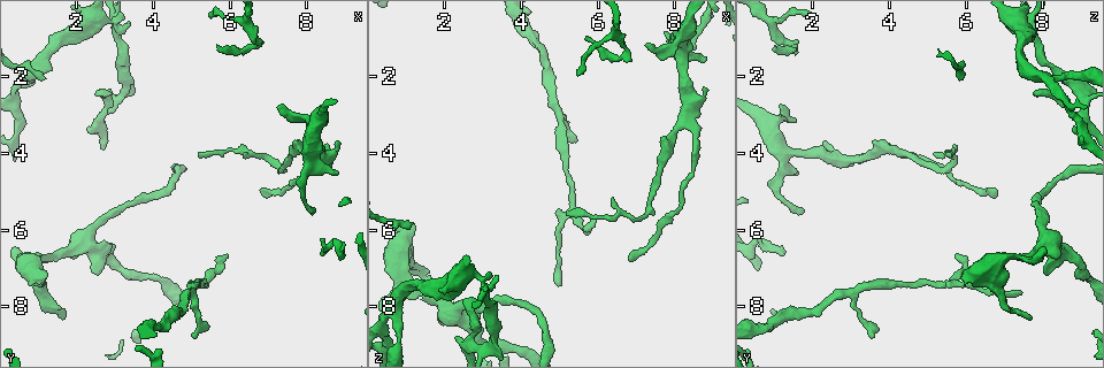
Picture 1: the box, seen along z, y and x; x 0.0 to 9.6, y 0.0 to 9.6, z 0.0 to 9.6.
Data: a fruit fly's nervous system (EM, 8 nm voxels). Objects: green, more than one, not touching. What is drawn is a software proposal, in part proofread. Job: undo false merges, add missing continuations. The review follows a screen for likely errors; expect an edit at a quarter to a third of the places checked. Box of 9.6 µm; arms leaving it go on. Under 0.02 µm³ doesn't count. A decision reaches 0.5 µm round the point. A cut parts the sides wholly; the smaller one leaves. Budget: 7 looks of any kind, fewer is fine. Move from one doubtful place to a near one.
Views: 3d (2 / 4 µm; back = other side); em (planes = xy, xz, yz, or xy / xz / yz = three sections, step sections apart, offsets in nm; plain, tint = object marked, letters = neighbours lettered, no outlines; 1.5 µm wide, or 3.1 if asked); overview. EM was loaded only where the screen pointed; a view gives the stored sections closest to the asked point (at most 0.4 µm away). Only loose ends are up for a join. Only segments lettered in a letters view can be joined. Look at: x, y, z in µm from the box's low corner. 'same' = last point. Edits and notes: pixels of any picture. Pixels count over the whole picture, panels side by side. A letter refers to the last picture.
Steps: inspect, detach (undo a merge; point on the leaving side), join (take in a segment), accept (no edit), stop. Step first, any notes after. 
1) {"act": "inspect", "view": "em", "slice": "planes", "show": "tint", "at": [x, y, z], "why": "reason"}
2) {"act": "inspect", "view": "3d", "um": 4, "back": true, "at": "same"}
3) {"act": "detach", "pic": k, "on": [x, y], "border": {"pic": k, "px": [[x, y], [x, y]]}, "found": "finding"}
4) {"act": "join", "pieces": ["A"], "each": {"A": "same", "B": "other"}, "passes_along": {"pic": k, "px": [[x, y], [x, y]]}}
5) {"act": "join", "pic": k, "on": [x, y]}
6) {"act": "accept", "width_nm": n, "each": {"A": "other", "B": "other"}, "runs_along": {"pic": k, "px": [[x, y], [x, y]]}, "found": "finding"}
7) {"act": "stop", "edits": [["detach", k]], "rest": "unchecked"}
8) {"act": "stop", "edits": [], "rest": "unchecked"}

{"act": "inspect", "view": "3d", "um": 2, "at": [5.60, 1.25, 1.05], "why": "an open end"}

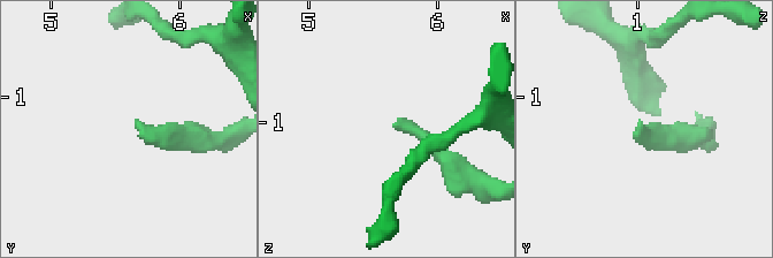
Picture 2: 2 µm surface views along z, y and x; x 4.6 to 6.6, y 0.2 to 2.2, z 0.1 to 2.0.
{"act": "inspect", "view": "em", "slice": "xz", "step": 4, "show": "tint", "at": [5.64, 1.22, 1.02], "why": "need the tissue"}

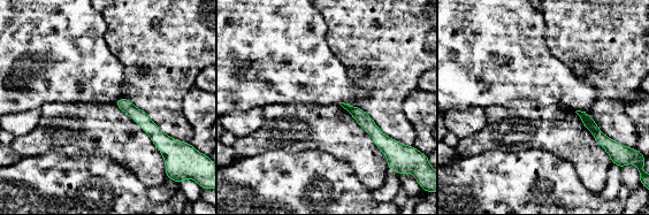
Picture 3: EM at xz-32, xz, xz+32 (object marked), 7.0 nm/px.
{"act": "inspect", "view": "em", "slice": "planes", "show": "letters", "at": "same", "why": "cut it another way"}

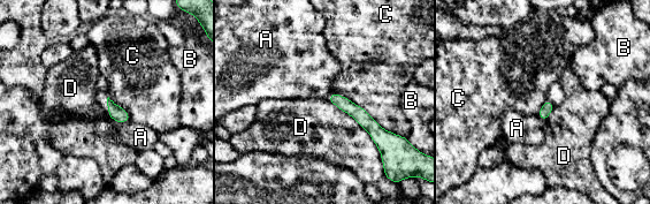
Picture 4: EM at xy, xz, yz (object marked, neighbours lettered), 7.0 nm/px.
{"act": "accept", "each": {"A": "other", "B": "other", "C": "other", "D": "other"}, "found": "no lettered segment goes on from it"}

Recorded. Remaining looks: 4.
{"act": "inspect", "view": "em", "slice": "planes", "show": "letters", "at": [5.15, 4.10, 5.55], "why": "thin end"}

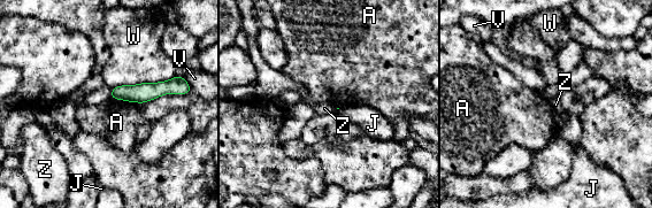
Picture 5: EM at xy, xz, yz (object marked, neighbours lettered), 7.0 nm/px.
{"act": "accept", "each": {"A": "other", "J": "other", "V": "other", "W": "other", "Z": "other"}, "runs_along": {"pic": 5, "px": [[176, 90], [114, 95]]}, "found": "none of them fits"}

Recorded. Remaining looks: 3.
{"act": "inspect", "view": "em", "slice": "planes", "show": "letters", "at": [2.55, 2.40, 7.80], "why": "branch stops here"}

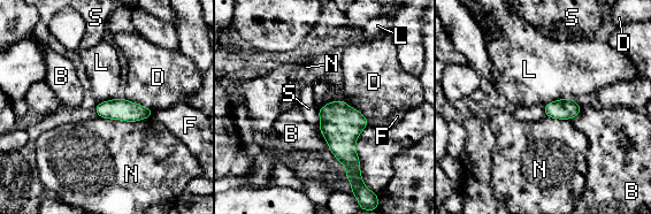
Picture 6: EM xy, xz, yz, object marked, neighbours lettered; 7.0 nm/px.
{"act": "accept", "each": {"B": "other", "D": "other", "F": "other", "L": "other", "N": "other", "S": "other"}, "border": {"pic": 6, "px": [[571, 97], [556, 99], [543, 105]]}, "found": "none of them fits"}

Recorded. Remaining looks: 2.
{"act": "stop", "edits": [], "rest": "unchecked"}

